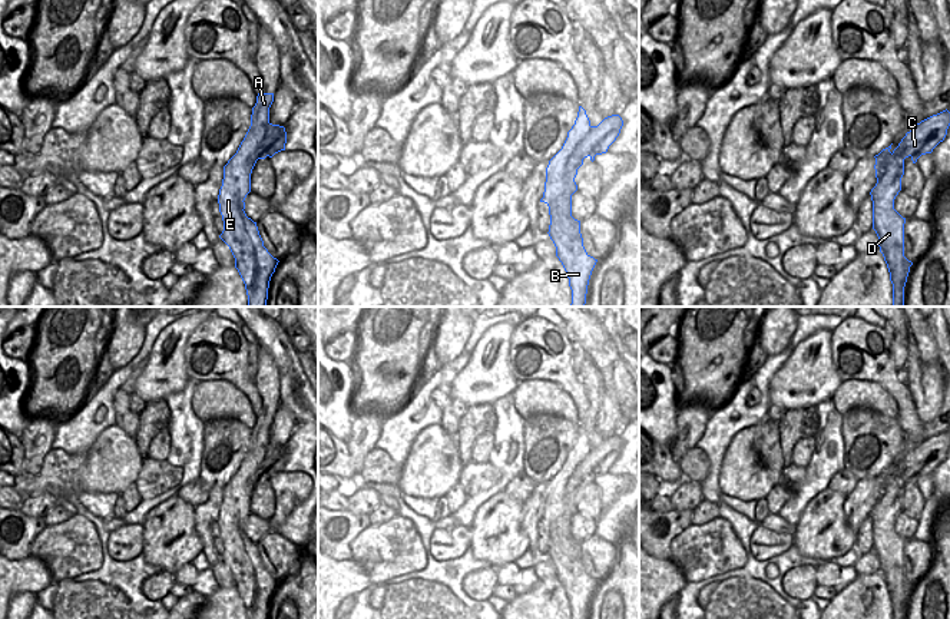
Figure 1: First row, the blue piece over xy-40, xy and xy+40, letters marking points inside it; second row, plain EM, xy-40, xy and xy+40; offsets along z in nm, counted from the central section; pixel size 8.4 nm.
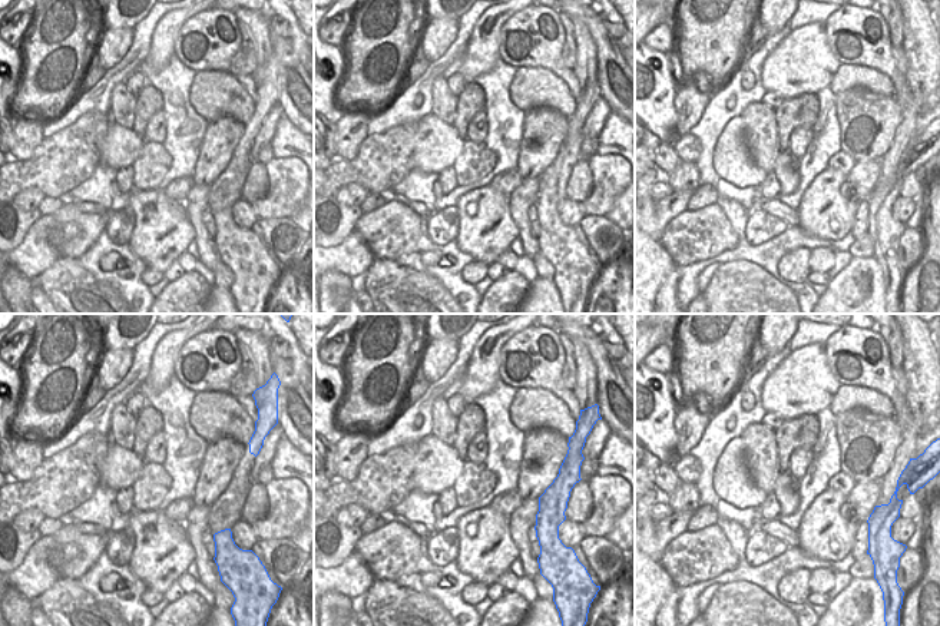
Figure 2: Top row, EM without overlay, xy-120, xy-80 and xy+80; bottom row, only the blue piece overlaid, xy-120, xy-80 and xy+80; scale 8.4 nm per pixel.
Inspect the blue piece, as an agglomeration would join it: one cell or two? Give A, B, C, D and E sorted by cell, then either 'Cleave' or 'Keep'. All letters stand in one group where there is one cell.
Groups: A B E / C D. Cleave

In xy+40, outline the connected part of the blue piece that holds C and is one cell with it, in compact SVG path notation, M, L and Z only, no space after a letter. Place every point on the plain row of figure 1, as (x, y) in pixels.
M947 430L914 446L890 476L883 497L877 500L875 507L870 513L873 550L878 557L880 573L890 593L893 619L896 612L893 596L908 595L911 587L904 577L906 539L894 530L894 520L901 512L904 480L910 477L913 484L916 484L921 476L931 474L944 461L949 447L950 433Z

